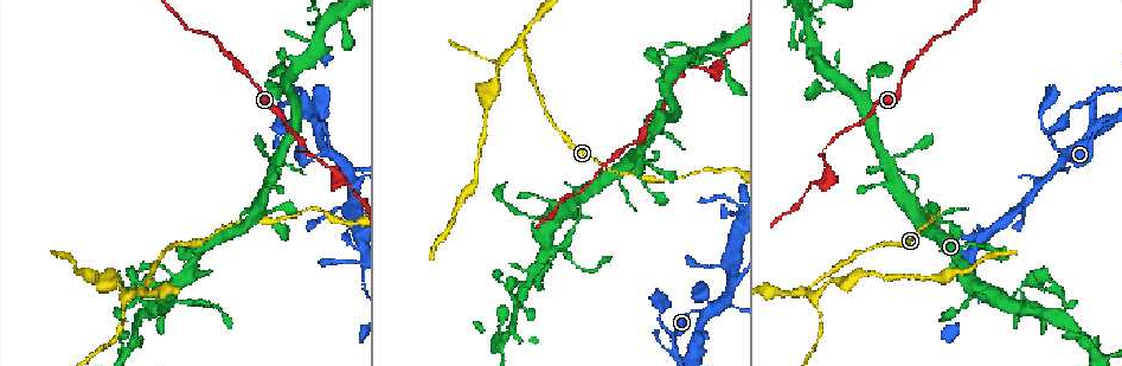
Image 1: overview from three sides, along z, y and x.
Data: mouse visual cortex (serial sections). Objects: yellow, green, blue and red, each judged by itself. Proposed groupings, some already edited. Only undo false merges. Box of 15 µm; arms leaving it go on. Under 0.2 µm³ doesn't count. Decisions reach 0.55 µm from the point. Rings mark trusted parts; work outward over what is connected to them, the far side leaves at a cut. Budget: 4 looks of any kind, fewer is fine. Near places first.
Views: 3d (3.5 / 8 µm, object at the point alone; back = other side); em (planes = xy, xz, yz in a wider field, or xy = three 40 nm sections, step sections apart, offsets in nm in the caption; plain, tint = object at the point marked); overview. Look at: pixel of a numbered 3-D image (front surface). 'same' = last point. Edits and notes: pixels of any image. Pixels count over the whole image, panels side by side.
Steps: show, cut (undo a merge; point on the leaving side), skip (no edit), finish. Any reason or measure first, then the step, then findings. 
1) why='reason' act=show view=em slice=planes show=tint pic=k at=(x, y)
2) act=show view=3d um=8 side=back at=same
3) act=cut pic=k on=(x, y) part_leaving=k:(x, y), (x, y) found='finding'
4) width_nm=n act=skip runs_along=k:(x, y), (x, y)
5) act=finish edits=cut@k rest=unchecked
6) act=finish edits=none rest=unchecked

why='sudden change in width' act=show view=3d um=8 pic=1 at=(696, 55)

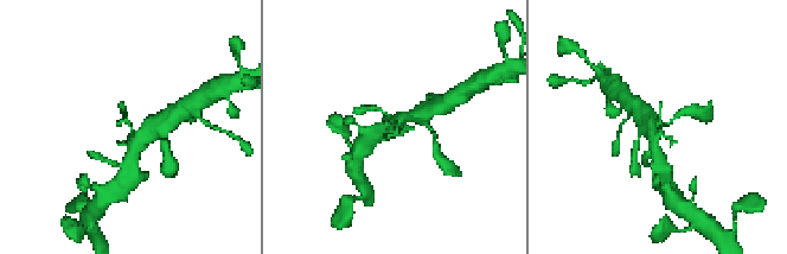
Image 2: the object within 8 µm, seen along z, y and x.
why='now the EM' act=show view=em slice=xy step=2 show=tint pic=2 at=(128, 122)

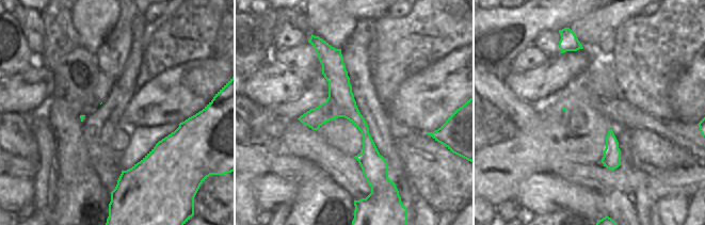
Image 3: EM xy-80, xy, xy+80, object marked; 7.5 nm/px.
act=skip runs_along=3:(327, 49), (340, 101), (364, 128), (372, 182) found='continuous, no second cell'

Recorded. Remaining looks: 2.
why='a narrow waist' act=show view=em slice=xy step=1 show=tint pic=1 at=(125, 313)

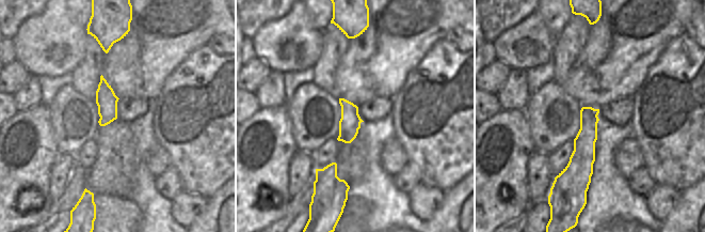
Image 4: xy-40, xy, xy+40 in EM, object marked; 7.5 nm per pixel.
why='wider look' act=show view=3d um=3.5 at=same

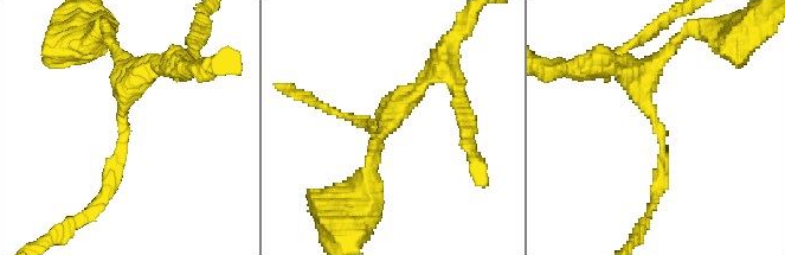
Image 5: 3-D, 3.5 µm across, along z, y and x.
width_nm=160 act=skip runs_along=4:(589, 109), (581, 184) found='all the same cell'

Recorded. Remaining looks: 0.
act=finish edits=none rest=unchecked

